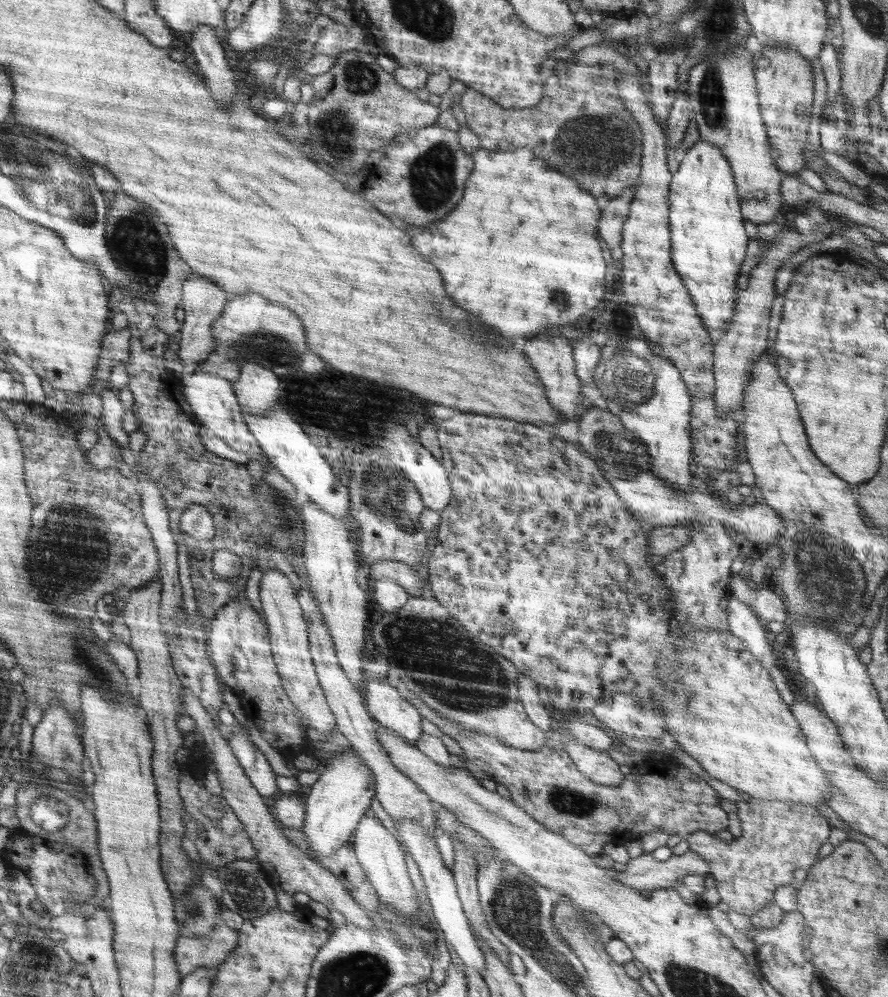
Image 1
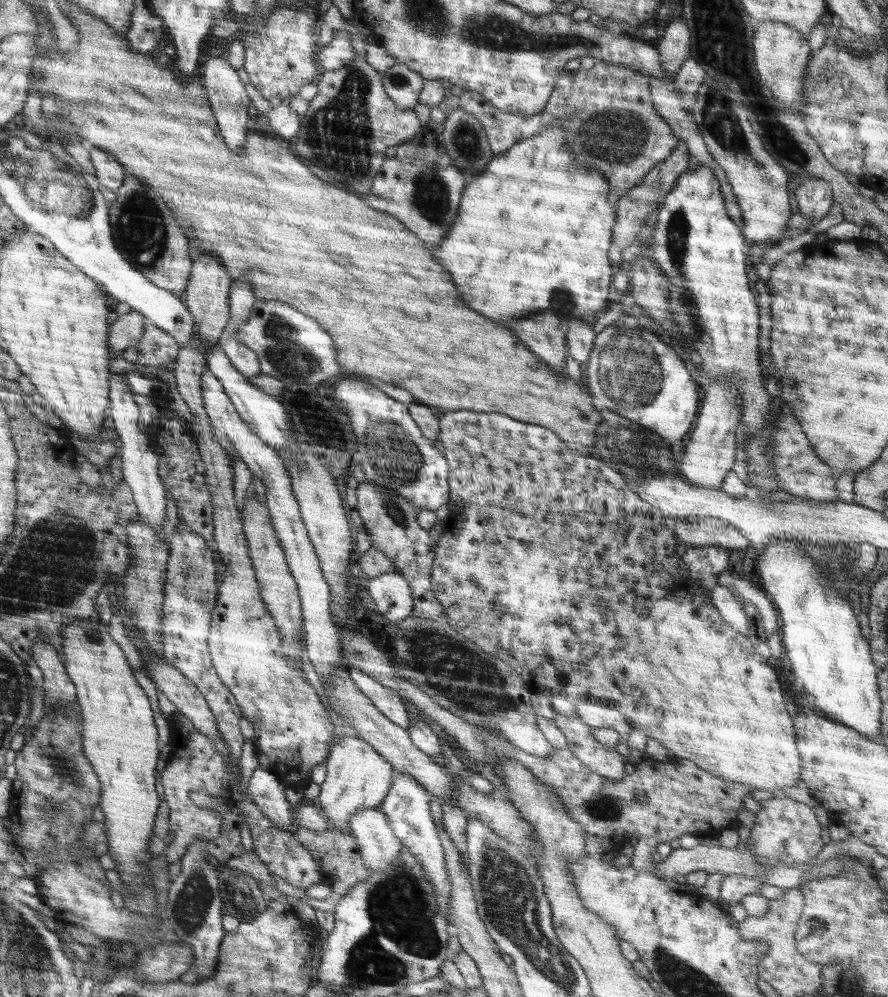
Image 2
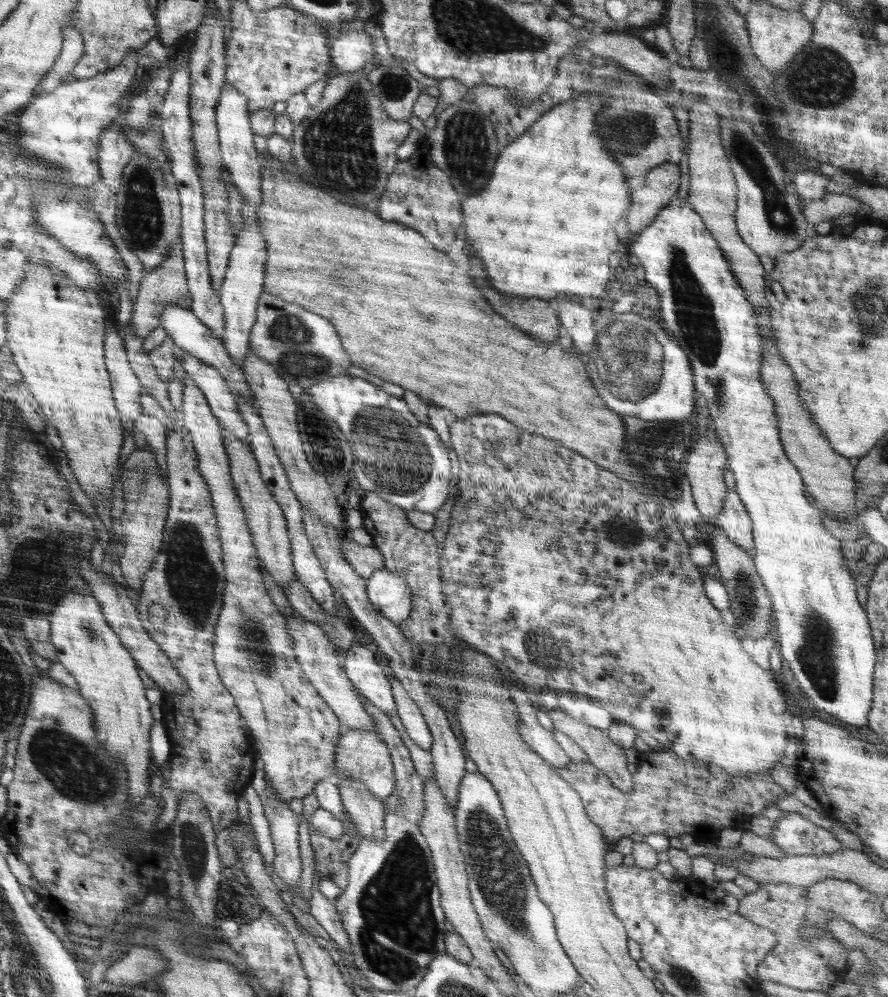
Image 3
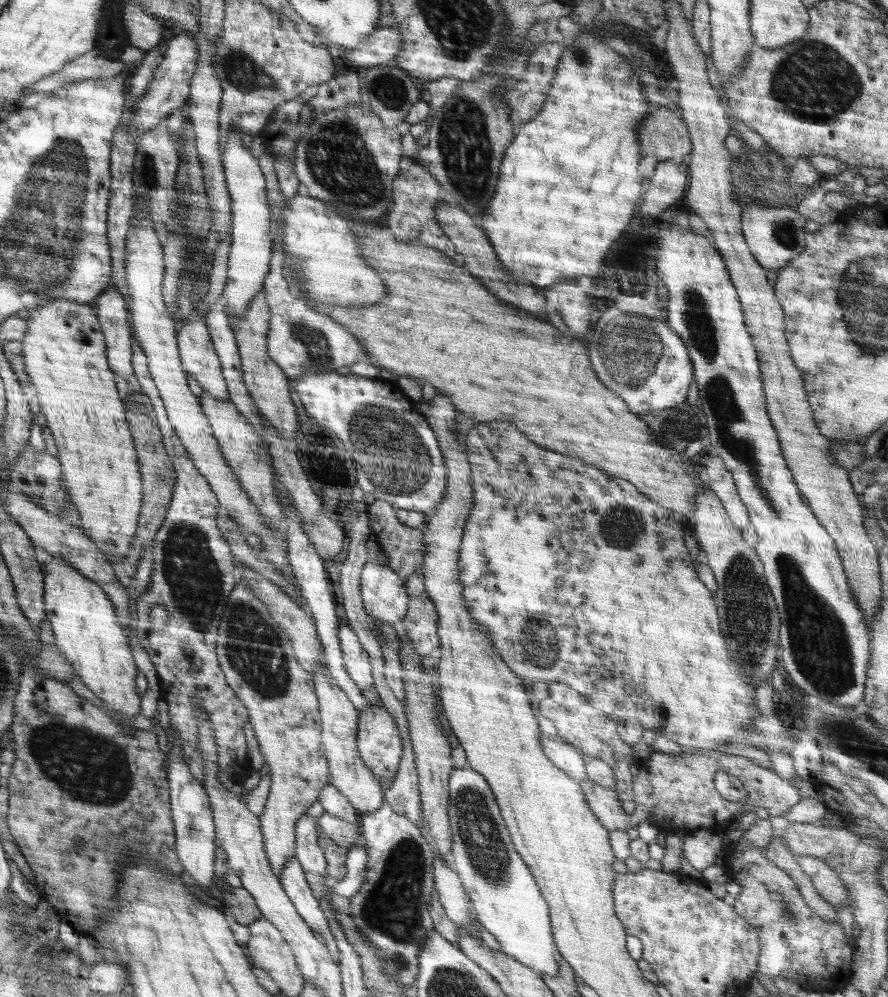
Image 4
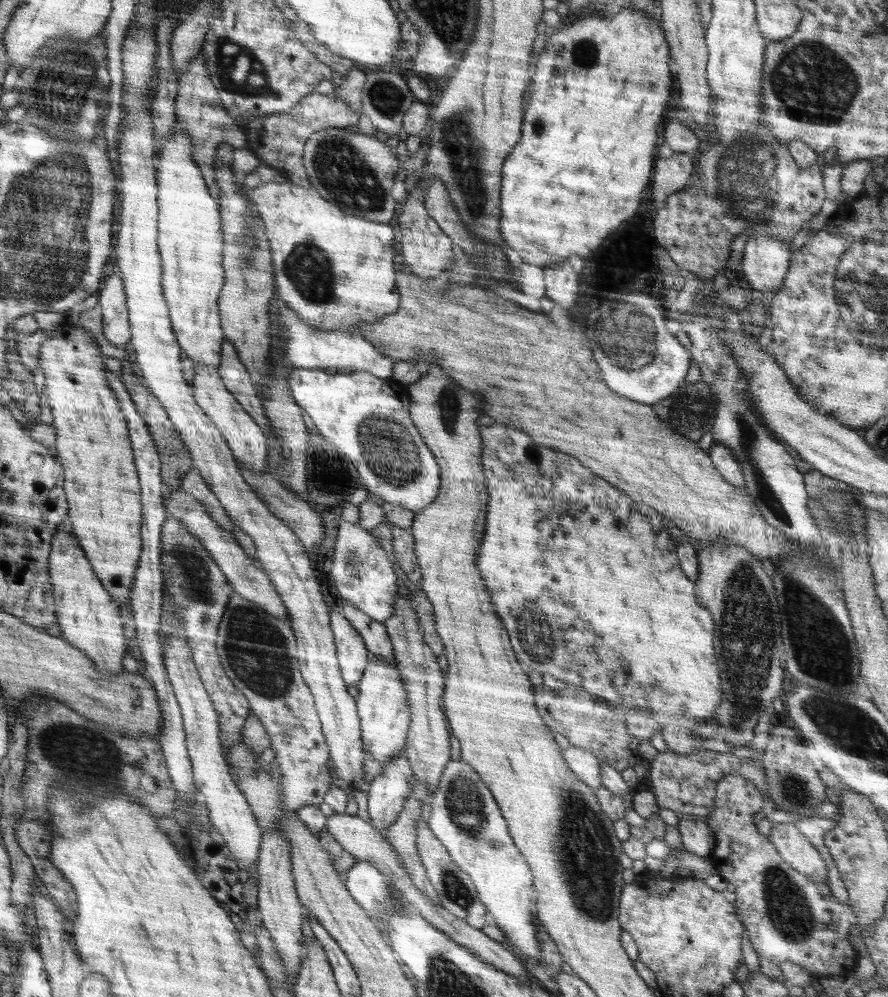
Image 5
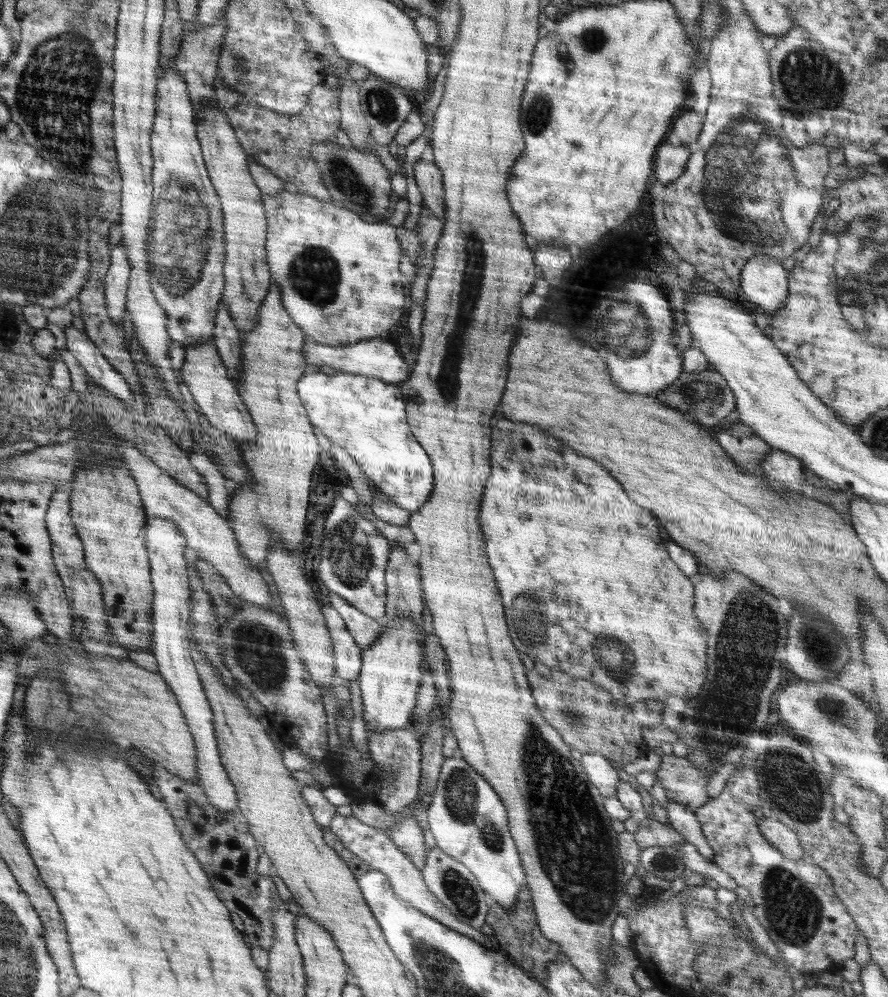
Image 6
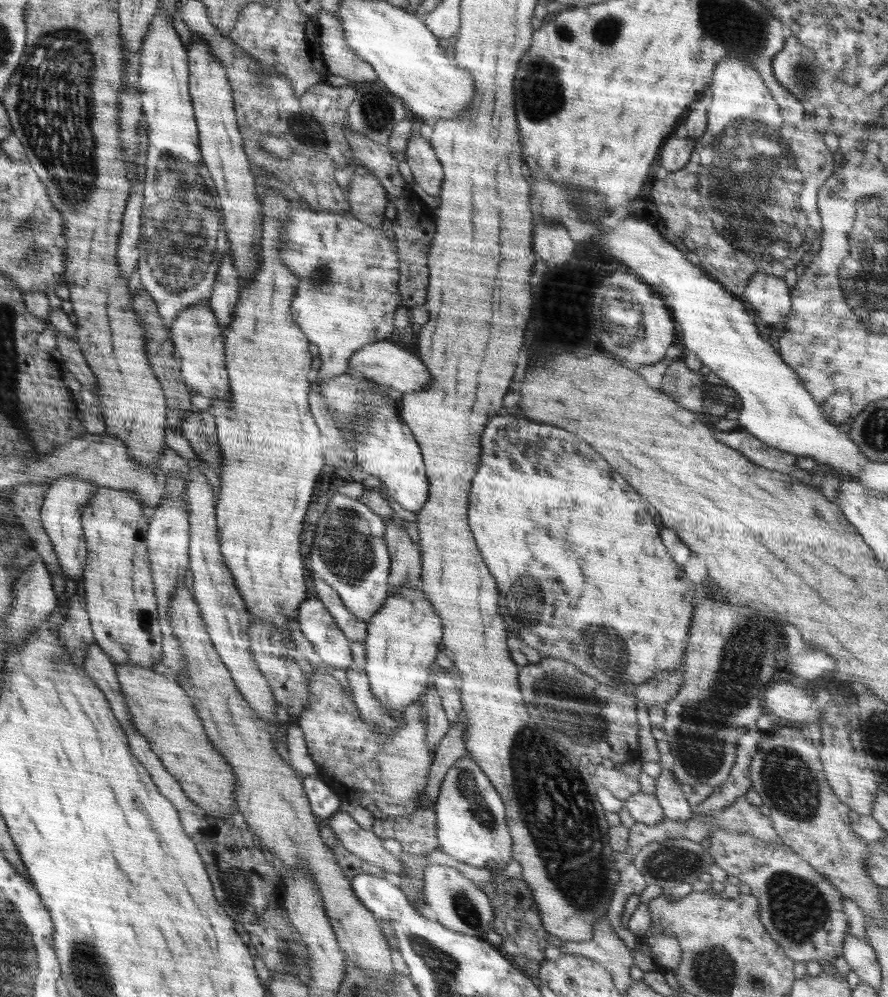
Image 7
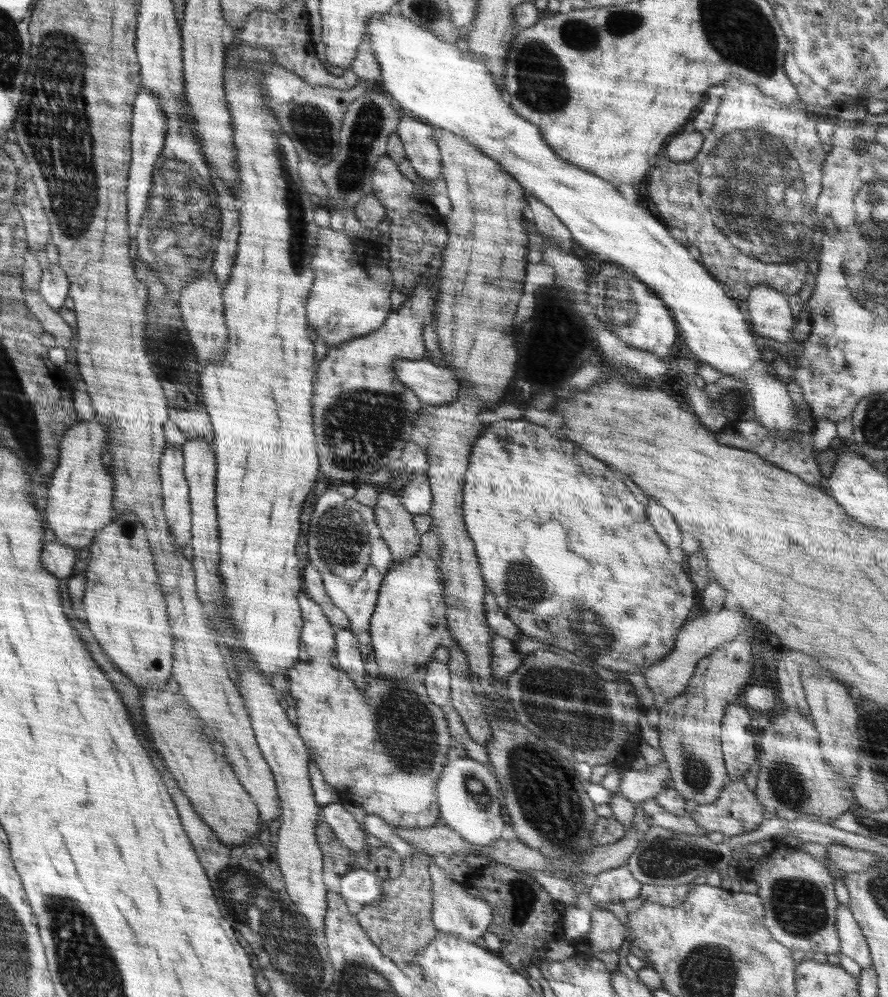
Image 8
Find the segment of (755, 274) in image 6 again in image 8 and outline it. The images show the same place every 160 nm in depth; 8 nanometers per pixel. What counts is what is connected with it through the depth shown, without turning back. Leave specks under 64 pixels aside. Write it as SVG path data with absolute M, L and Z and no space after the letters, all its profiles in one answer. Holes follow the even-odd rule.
M760 284L750 291L744 309L756 336L782 344L783 349L798 343L792 336L795 321L786 294Z

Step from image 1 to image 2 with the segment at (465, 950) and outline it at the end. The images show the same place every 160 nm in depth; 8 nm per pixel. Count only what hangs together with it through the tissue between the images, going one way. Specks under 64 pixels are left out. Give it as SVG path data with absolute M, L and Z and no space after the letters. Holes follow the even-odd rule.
M396 771L392 782L392 790L389 792L389 795L386 796L385 803L382 804L382 808L380 810L388 817L390 826L393 828L393 831L396 833L398 838L402 841L403 846L406 847L425 868L427 877L433 884L433 888L437 894L437 904L448 926L450 924L449 920L447 920L447 910L449 909L451 886L449 883L447 870L445 869L443 846L437 831L437 825L432 820L432 815L430 815L430 801L431 796L428 794L428 792L426 792L426 790L424 790L424 788L422 788L422 785L410 773Z

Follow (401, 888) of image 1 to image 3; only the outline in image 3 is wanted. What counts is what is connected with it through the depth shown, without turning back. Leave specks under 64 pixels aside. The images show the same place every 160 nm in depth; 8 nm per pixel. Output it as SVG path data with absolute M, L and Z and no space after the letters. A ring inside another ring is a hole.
M340 779L337 788L344 811L357 828L357 835L381 841L385 831L382 802L372 796L366 790L366 785L358 779Z

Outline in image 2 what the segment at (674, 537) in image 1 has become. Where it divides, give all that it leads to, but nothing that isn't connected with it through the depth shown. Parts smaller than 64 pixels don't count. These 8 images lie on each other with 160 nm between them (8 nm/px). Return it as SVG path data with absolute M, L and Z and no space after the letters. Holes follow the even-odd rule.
M688 517L677 520L674 530L681 548L716 545L733 549L745 549L750 541L741 530L728 521L716 518Z

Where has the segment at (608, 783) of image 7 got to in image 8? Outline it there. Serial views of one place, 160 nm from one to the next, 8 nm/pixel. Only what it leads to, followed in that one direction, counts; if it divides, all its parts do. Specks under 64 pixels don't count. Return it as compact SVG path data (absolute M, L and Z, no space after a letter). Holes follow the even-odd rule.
M662 760L656 766L649 766L644 770L630 768L624 771L617 794L637 805L655 799L656 795L666 789L669 782L671 782L671 772L667 762Z

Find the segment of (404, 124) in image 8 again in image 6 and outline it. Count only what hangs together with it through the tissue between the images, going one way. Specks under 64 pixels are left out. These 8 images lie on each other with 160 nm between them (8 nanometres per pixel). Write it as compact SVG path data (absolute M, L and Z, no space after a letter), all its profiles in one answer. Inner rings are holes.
M420 159L413 165L414 178L420 189L423 204L434 216L444 220L446 217L446 202L444 190L444 174L432 161Z

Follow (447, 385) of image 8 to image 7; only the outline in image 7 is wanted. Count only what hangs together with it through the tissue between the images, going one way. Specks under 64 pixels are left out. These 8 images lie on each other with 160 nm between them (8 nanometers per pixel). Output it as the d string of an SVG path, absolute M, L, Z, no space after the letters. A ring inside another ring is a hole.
M378 341L355 351L349 359L349 367L360 371L364 378L382 383L391 390L403 393L420 392L431 383L431 372L427 372L427 366L421 357L416 357L412 352L404 349L400 344L391 341Z

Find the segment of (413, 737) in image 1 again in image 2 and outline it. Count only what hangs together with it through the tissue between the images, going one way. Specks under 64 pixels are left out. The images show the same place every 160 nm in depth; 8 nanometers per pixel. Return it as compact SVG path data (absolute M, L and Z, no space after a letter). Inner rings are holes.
M348 666L348 672L354 684L366 698L372 701L374 707L379 709L390 721L401 728L410 730L410 716L406 704L402 702L401 697L394 693L390 688L382 686L376 682L372 676L362 672L354 666Z

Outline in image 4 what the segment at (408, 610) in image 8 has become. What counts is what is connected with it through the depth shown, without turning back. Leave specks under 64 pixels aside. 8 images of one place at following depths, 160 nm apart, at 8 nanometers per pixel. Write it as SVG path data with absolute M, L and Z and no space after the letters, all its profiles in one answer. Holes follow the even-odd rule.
M384 705L364 709L358 724L359 753L378 780L394 780L400 770L403 742L398 725Z

